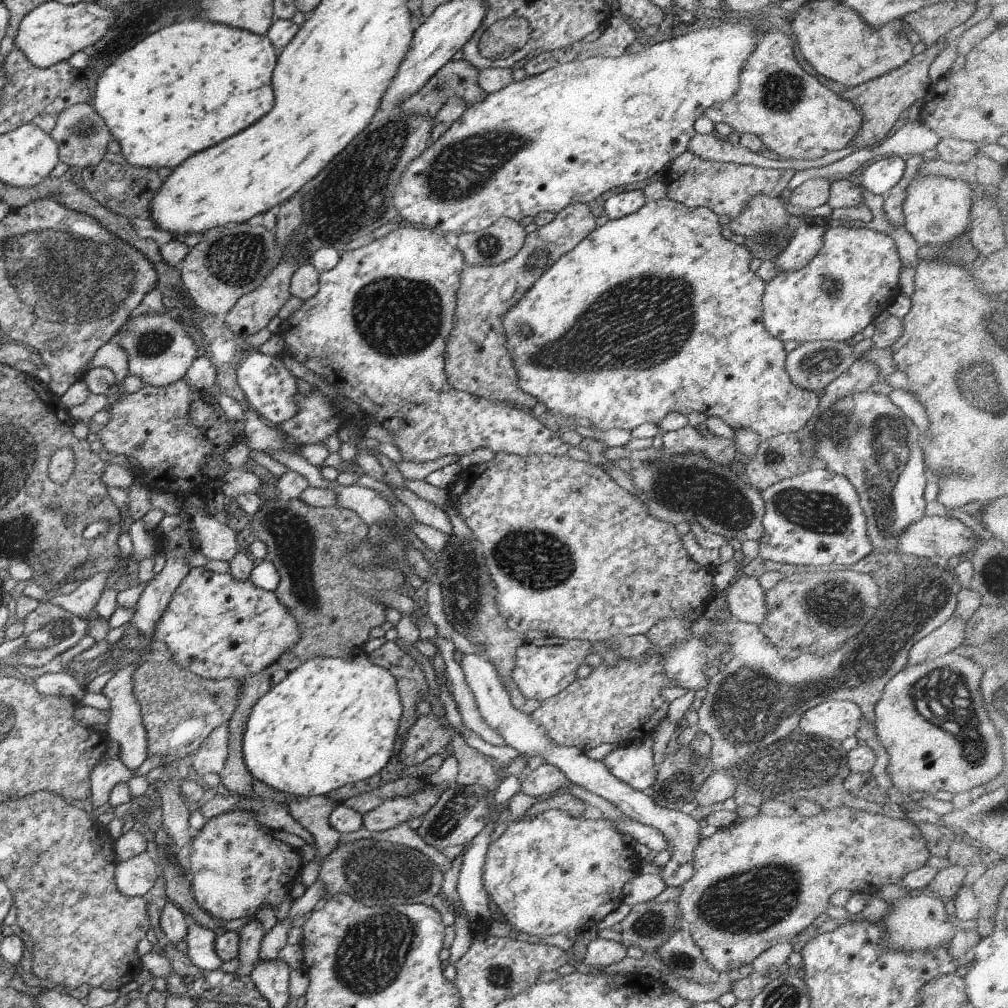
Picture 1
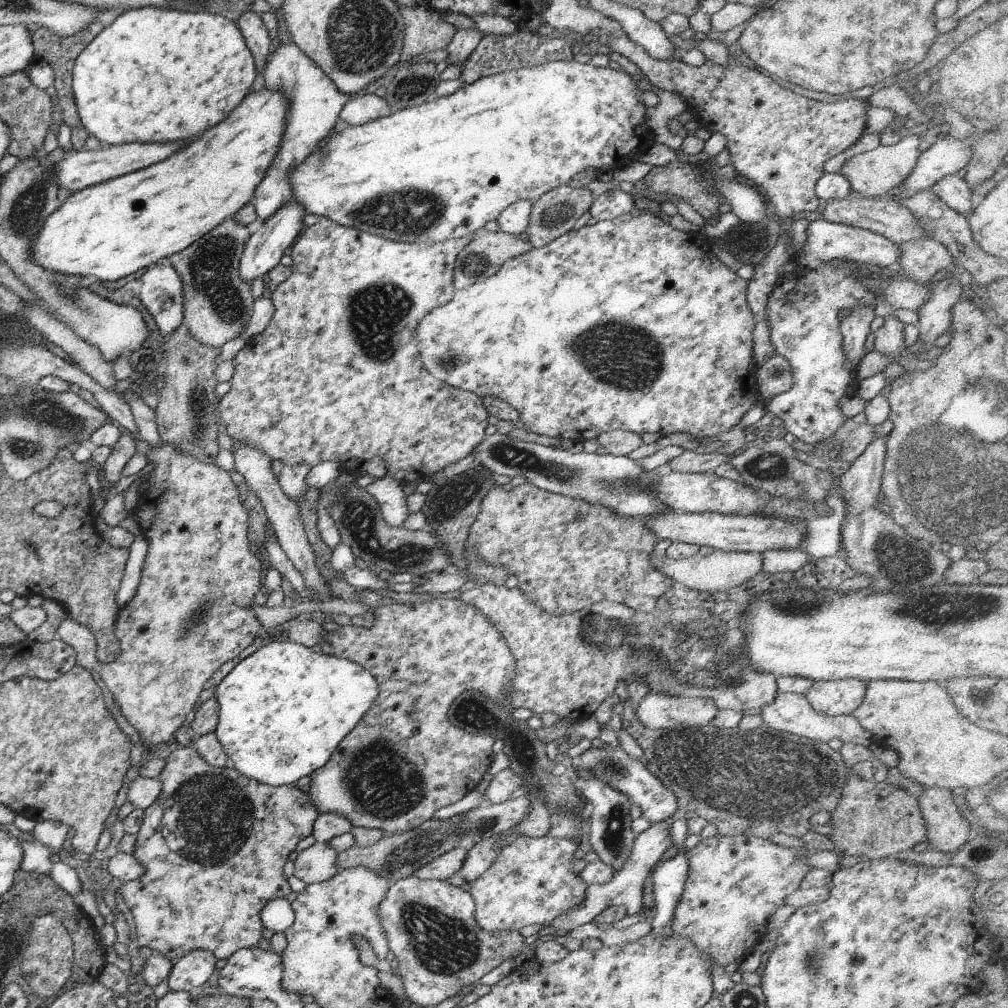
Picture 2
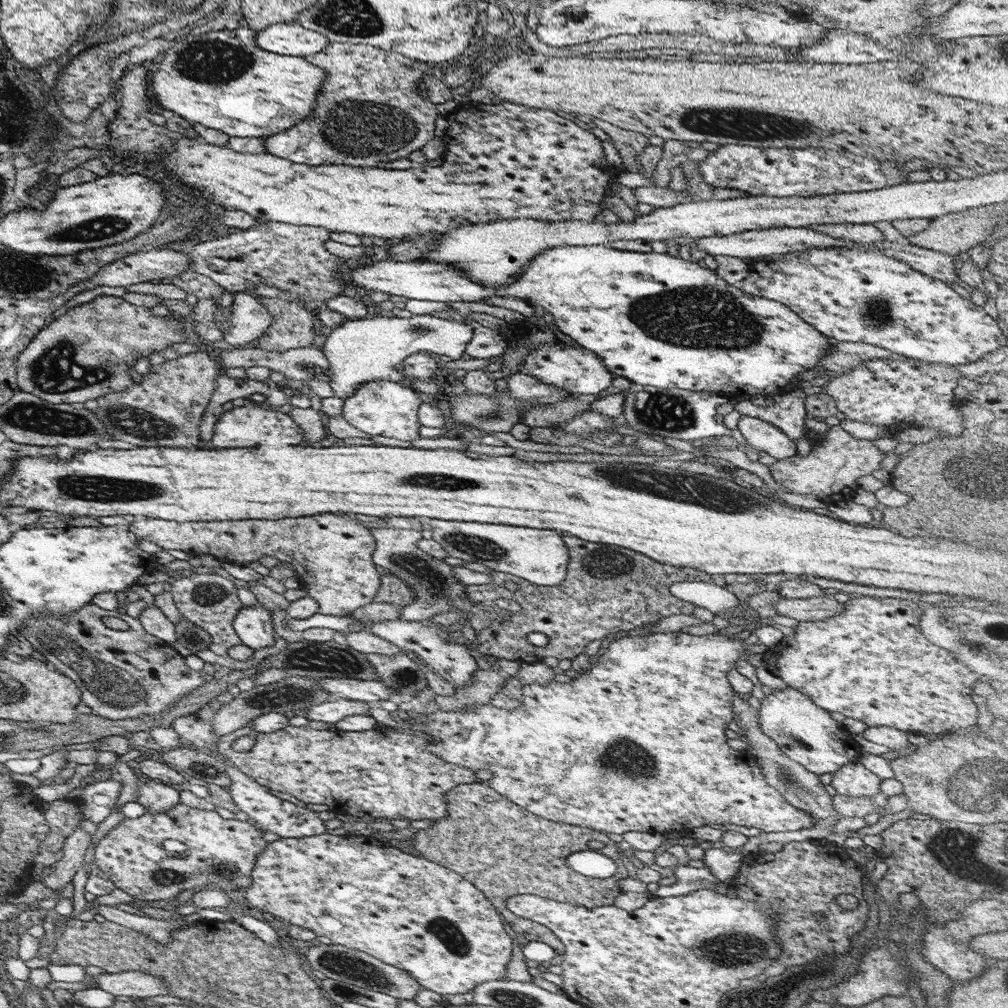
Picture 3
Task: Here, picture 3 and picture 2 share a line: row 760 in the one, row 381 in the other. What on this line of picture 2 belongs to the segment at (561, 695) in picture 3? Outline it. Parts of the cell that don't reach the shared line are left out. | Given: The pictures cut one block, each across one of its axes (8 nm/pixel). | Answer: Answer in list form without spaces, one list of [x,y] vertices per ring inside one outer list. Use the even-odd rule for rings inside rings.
[[[644,211],[635,216],[630,212],[623,216],[614,219],[605,219],[602,221],[596,221],[594,224],[583,225],[578,230],[567,231],[565,234],[558,236],[555,240],[552,240],[549,244],[538,249],[529,249],[527,252],[511,255],[510,258],[504,261],[504,263],[496,270],[491,276],[488,276],[485,280],[469,285],[464,289],[456,289],[451,297],[451,300],[443,306],[433,309],[433,312],[429,311],[427,316],[424,316],[417,325],[416,328],[416,345],[420,354],[422,365],[429,371],[429,374],[448,385],[469,391],[470,393],[476,394],[480,399],[491,394],[503,398],[505,402],[508,402],[518,414],[518,422],[522,428],[528,432],[534,432],[535,434],[544,434],[545,436],[555,438],[568,438],[575,443],[578,448],[579,445],[590,438],[595,438],[597,434],[601,432],[607,432],[607,430],[628,430],[637,432],[637,434],[645,434],[645,432],[653,432],[653,434],[660,434],[661,437],[671,434],[673,432],[687,432],[695,439],[716,437],[725,431],[736,428],[739,419],[743,416],[755,402],[759,399],[758,390],[756,389],[756,382],[754,374],[756,373],[757,366],[752,363],[752,332],[755,328],[754,316],[751,309],[748,307],[746,301],[746,284],[745,279],[741,279],[735,272],[728,270],[717,256],[711,250],[711,247],[701,235],[689,232],[679,231],[669,222],[664,222],[659,217],[653,215],[649,211]]]

